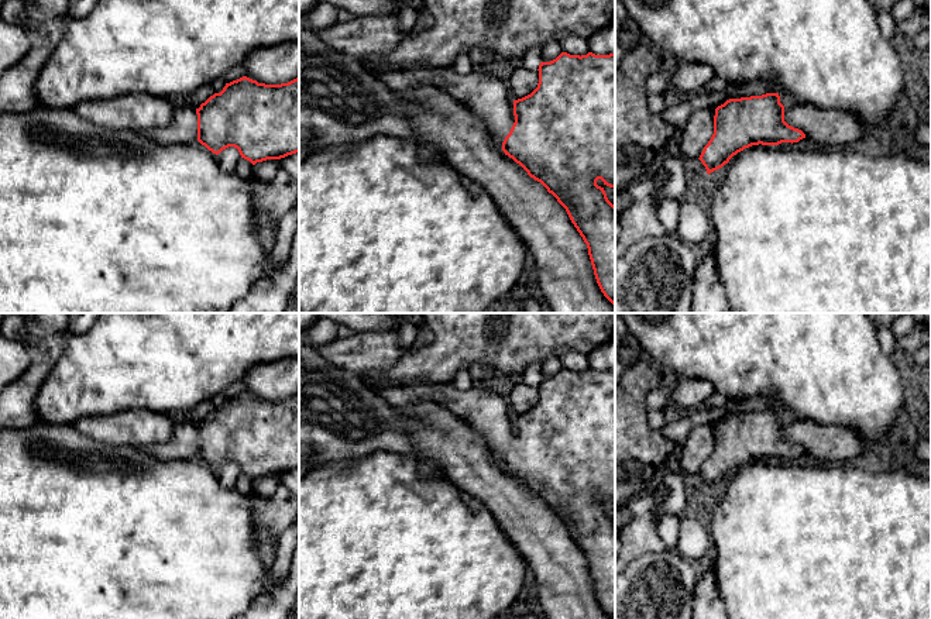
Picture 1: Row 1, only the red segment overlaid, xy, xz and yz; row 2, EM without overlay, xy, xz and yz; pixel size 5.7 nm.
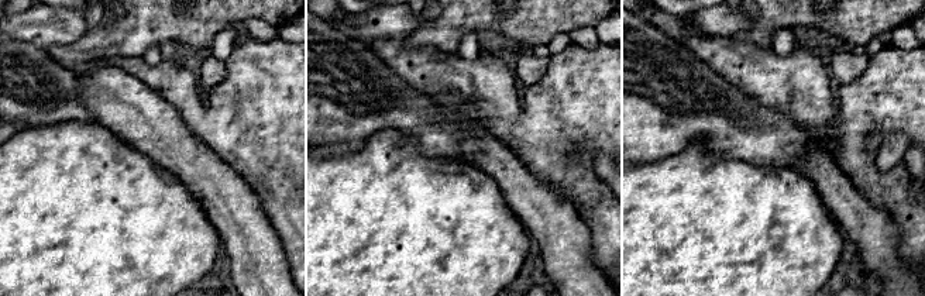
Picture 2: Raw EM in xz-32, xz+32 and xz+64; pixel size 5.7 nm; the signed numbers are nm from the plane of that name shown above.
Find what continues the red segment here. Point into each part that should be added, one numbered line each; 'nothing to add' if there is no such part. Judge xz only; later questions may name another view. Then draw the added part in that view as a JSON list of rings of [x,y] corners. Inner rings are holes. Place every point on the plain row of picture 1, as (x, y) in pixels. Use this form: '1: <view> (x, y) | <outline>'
1: xz (485, 409) | [[[413,381],[387,385],[379,392],[394,407],[410,410],[416,402],[432,402],[468,424],[487,444],[492,458],[502,464],[513,439],[513,416],[505,391],[495,382],[461,391],[451,382]]]

